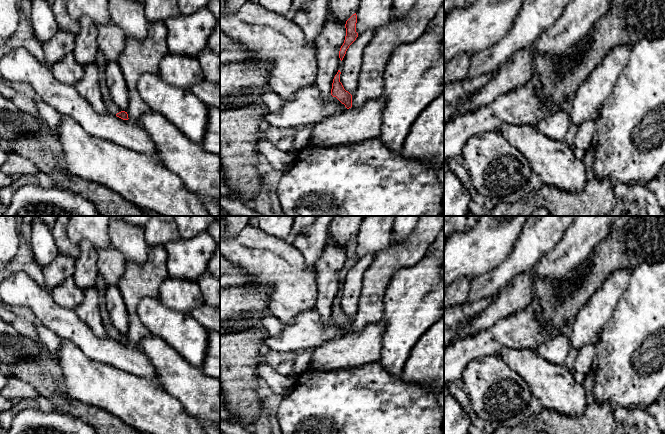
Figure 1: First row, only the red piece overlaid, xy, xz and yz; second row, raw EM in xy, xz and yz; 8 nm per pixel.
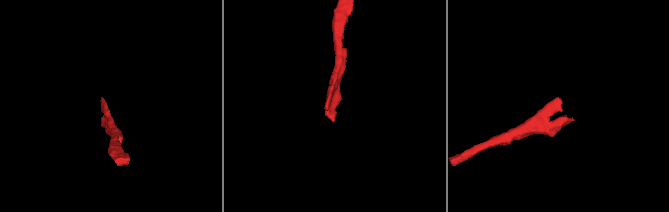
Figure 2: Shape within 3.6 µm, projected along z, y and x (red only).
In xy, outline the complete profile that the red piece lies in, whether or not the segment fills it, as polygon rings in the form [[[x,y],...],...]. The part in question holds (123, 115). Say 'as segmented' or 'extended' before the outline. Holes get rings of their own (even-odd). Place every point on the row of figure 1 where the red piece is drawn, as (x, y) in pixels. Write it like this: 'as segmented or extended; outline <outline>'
extended; outline [[[99,49],[96,54],[95,62],[99,69],[99,84],[101,89],[101,95],[105,104],[107,112],[116,115],[117,117],[128,120],[128,114],[125,111],[122,111],[116,103],[112,100],[112,97],[109,93],[109,89],[106,83],[105,70],[107,66],[107,59],[105,58],[103,52]]]

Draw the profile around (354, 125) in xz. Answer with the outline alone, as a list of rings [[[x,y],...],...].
[[[381,96],[367,101],[361,108],[351,107],[316,123],[309,144],[329,148],[378,138],[384,106]]]

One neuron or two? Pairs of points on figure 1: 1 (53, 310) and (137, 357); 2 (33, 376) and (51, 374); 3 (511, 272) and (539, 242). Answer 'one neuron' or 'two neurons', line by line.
1: one neuron
2: one neuron
3: one neuron

